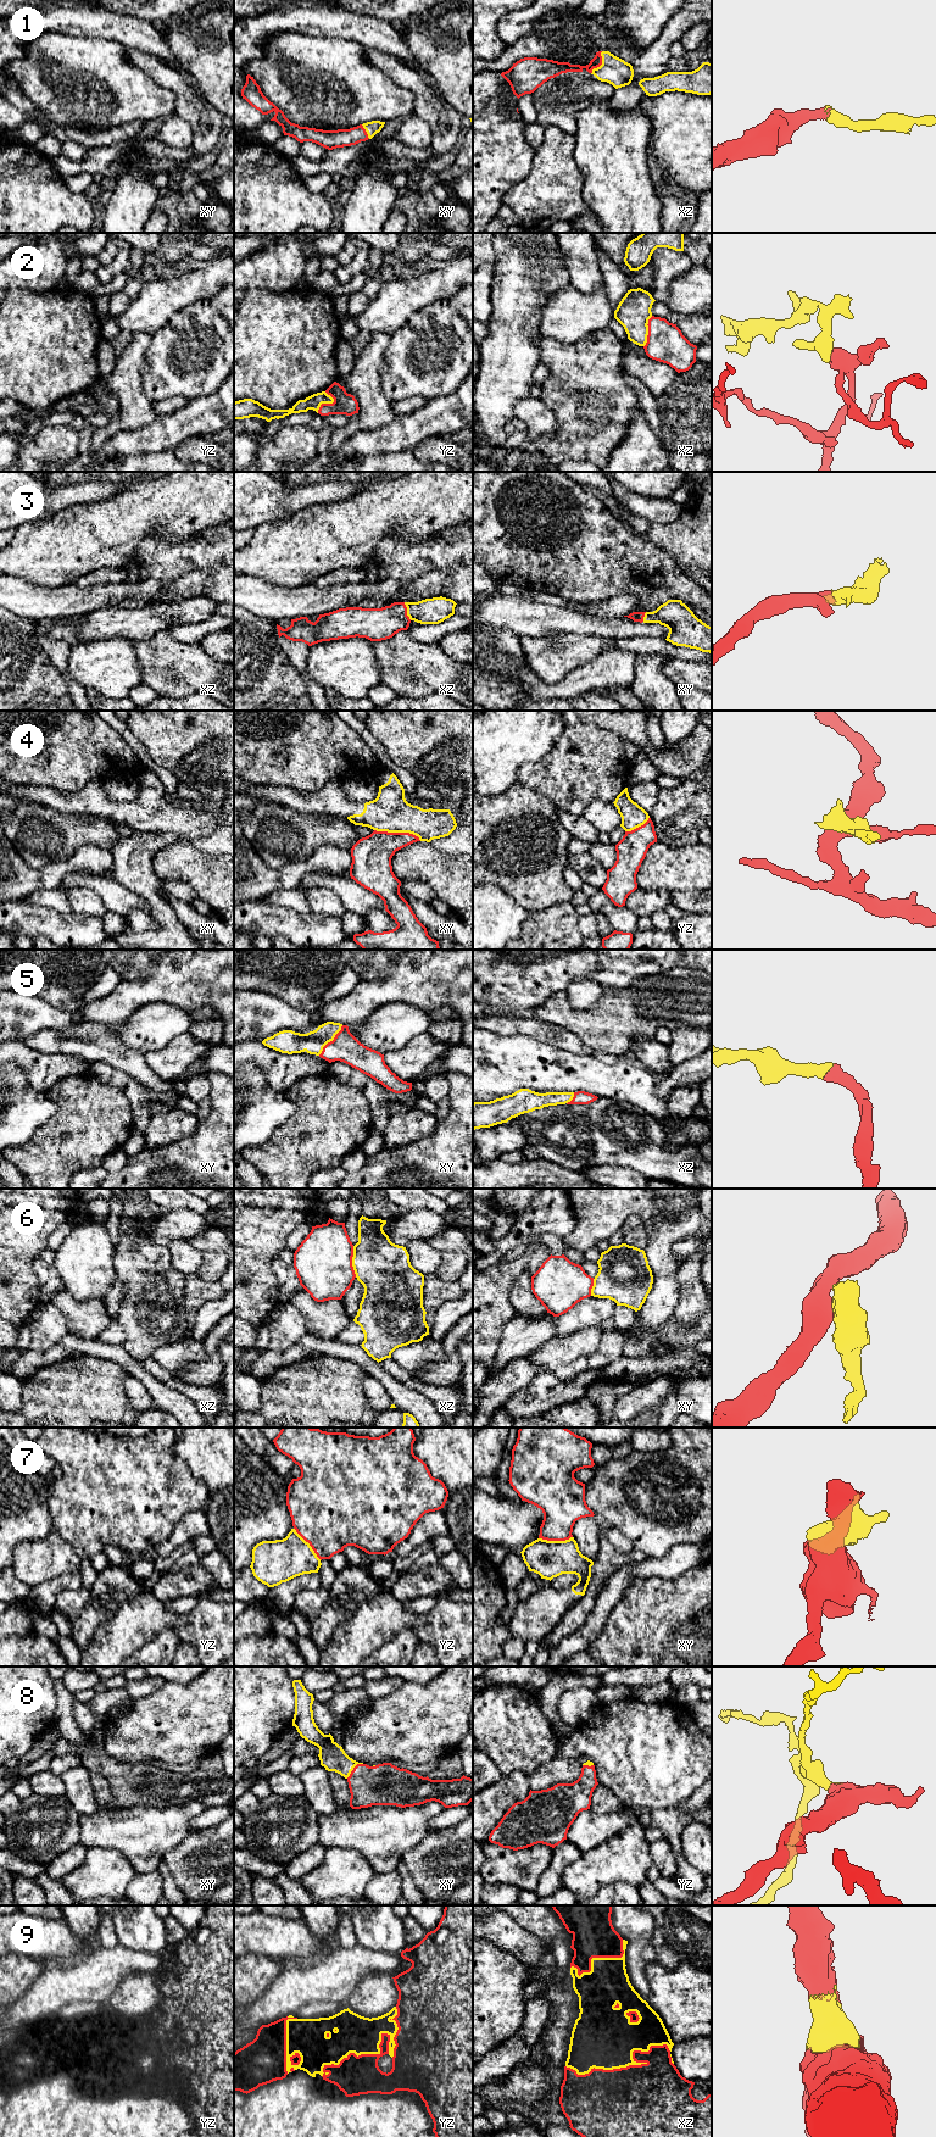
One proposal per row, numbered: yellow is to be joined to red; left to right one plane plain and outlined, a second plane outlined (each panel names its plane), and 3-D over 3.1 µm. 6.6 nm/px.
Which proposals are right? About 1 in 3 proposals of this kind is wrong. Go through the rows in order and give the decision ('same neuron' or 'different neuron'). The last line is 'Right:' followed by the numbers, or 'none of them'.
1: same neuron
2: different neuron
3: same neuron
4: different neuron
5: same neuron
6: different neuron
7: different neuron
8: same neuron
9: same neuron
Right: 1, 3, 5, 8, 9

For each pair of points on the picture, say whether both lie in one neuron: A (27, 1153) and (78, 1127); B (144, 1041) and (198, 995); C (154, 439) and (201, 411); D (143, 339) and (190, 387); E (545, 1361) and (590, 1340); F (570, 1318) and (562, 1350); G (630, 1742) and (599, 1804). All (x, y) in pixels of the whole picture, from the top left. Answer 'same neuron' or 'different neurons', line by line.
A: same neuron
B: different neurons
C: same neuron
D: different neurons
E: same neuron
F: different neurons
G: different neurons

